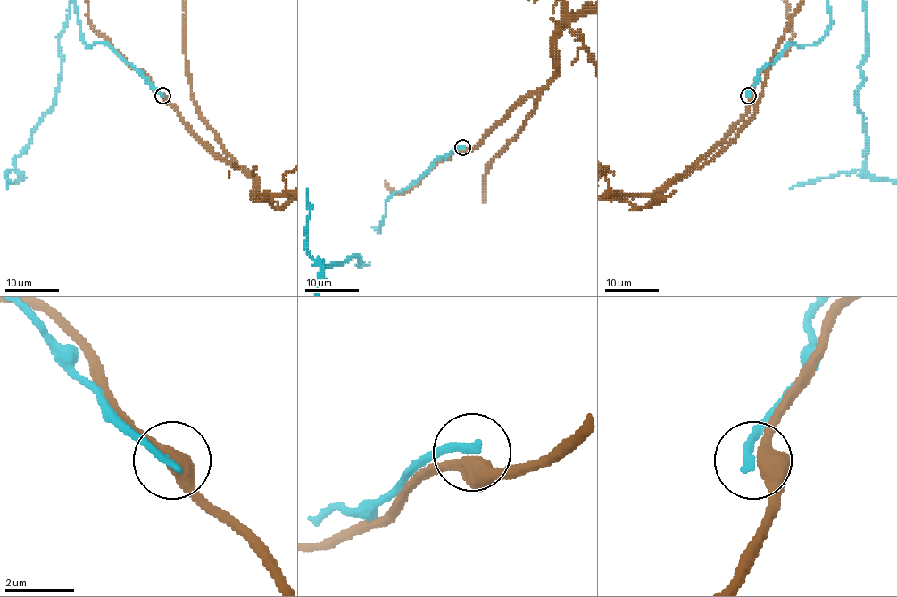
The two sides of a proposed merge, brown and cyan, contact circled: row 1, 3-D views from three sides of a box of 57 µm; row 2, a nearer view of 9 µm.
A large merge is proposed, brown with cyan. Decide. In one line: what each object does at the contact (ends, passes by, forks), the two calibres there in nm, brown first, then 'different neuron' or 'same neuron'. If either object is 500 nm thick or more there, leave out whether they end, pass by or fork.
brown passes by; cyan ends there; 460 nm thick on the brown side, 240 nm on the other; different neuron

